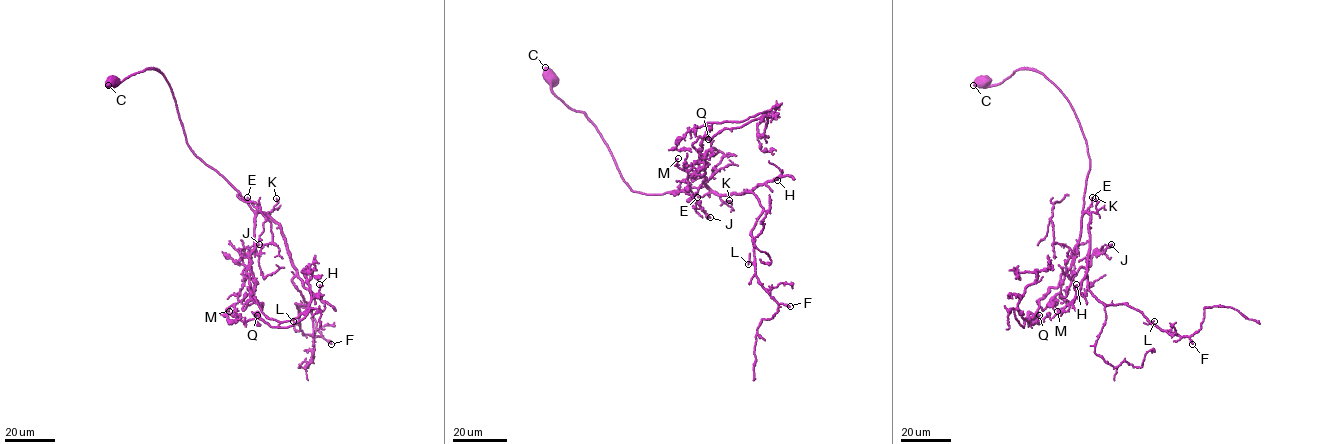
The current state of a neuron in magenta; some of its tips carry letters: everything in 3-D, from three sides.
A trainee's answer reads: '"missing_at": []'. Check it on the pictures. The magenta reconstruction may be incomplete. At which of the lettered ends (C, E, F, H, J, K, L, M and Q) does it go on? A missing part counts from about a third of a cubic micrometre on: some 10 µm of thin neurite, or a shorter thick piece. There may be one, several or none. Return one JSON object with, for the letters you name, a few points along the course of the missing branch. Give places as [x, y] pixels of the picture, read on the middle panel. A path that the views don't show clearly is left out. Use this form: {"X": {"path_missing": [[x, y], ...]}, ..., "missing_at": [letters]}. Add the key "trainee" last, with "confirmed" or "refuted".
{"missing_at": [], "trainee": "confirmed"}

